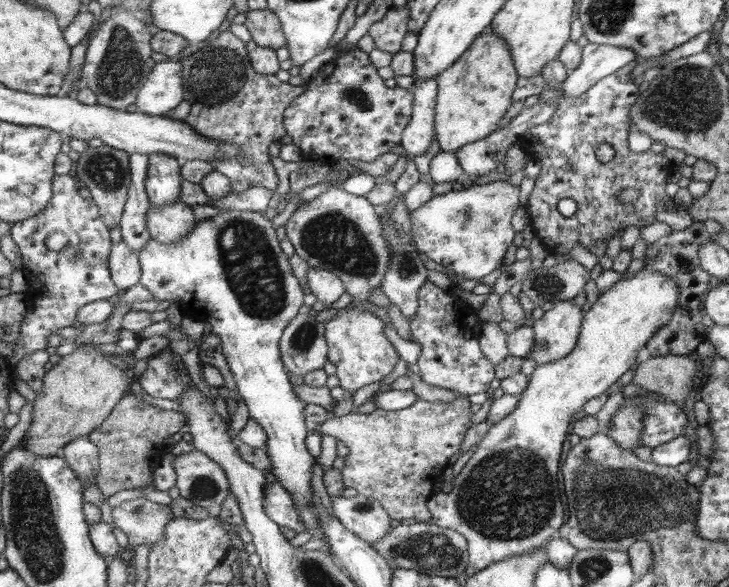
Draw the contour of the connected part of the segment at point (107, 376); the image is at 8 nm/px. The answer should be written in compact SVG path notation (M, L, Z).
M84 345L68 356L62 356L53 368L44 374L41 391L36 393L32 406L30 428L21 440L23 444L28 444L29 452L44 458L60 455L62 447L71 440L92 434L112 414L113 408L124 398L124 389L130 380L126 378L124 370L110 363L108 357L102 355L98 345Z

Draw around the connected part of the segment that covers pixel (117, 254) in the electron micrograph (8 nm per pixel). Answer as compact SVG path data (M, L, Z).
M123 240L112 246L108 266L113 283L122 290L138 284L141 279L139 253L132 250Z

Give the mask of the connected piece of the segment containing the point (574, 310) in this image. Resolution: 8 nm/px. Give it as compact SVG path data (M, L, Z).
M572 299L557 302L532 324L533 345L526 357L537 365L560 360L574 350L584 316Z

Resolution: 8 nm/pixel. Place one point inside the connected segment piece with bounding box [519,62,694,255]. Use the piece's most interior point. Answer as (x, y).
(566, 146)

